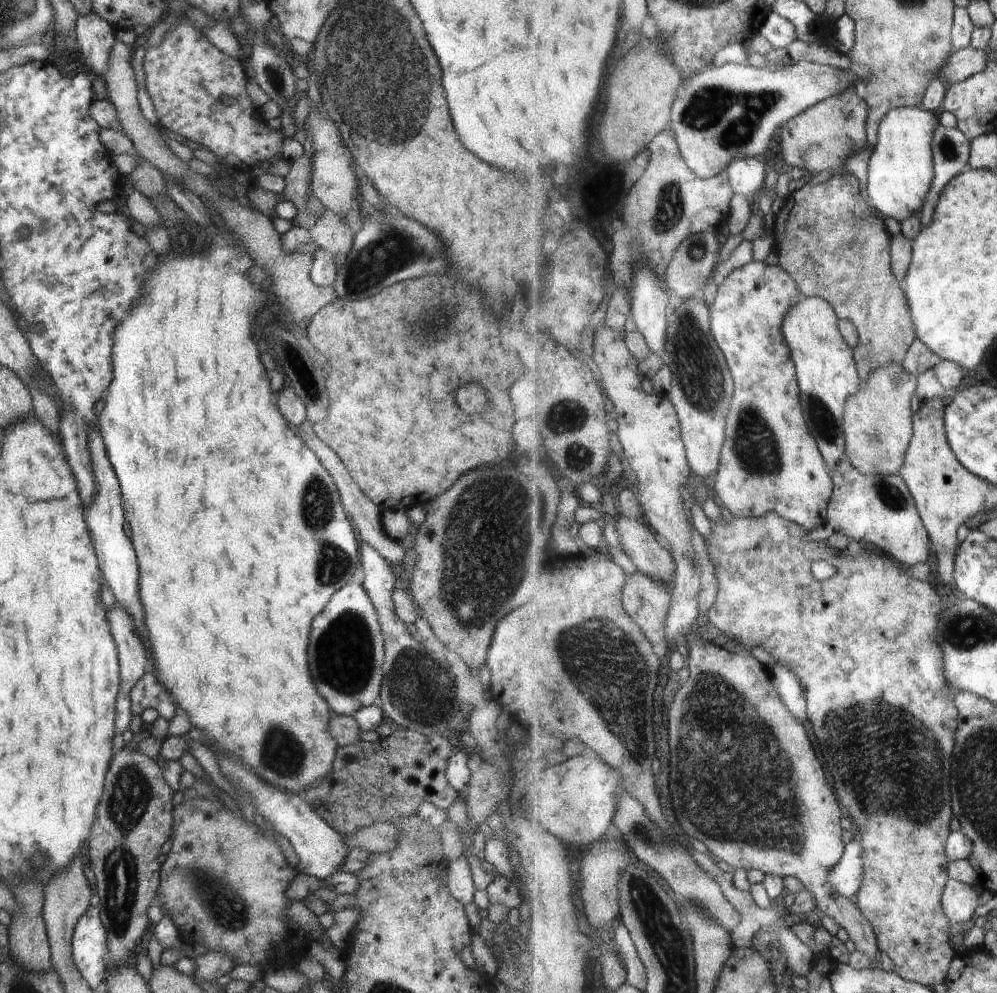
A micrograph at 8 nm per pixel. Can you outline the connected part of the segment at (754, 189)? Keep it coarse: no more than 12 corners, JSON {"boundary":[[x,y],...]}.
{"boundary":[[746,156],[726,170],[736,194],[766,188],[763,158]]}

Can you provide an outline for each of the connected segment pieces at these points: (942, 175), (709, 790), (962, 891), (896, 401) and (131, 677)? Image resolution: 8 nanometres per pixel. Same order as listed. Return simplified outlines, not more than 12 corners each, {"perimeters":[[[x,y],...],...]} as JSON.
{"perimeters":[[[940,124],[933,140],[936,180],[924,202],[931,224],[940,192],[970,167],[971,137]],[[688,633],[672,800],[723,865],[830,884],[842,808],[754,656]],[[950,879],[943,904],[952,924],[976,916],[978,884]],[[872,372],[848,404],[847,458],[899,475],[915,439],[918,378]],[[118,600],[108,622],[118,648],[119,691],[150,670],[132,616]]]}

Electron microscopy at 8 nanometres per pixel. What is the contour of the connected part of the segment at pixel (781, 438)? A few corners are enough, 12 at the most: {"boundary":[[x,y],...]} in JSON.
{"boundary":[[779,263],[718,288],[736,380],[715,490],[738,518],[829,522],[835,480],[782,334]]}

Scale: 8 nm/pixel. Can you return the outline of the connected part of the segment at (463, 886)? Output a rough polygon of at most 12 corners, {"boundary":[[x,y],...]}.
{"boundary":[[464,856],[445,866],[450,894],[464,904],[474,900],[475,886]]}

